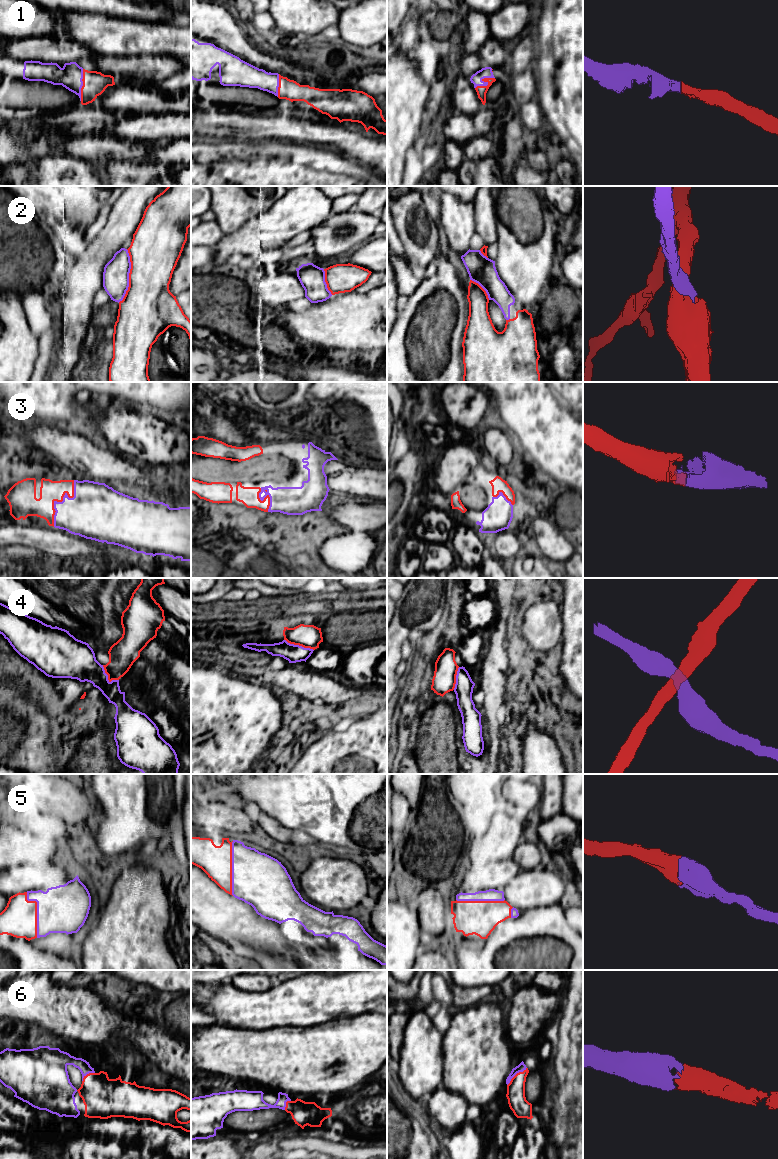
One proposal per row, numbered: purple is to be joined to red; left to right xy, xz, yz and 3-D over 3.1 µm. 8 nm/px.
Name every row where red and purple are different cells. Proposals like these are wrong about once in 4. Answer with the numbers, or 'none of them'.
4

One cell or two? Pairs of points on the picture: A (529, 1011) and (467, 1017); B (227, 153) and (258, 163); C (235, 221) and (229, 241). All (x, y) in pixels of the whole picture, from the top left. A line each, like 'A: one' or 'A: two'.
A: two
B: one
C: two

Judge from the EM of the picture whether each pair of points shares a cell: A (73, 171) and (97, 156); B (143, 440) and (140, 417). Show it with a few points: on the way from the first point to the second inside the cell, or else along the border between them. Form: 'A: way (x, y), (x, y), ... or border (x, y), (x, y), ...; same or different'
A: border (59, 154), (77, 157), (82, 160); different
B: way (145, 434), (145, 423); same

